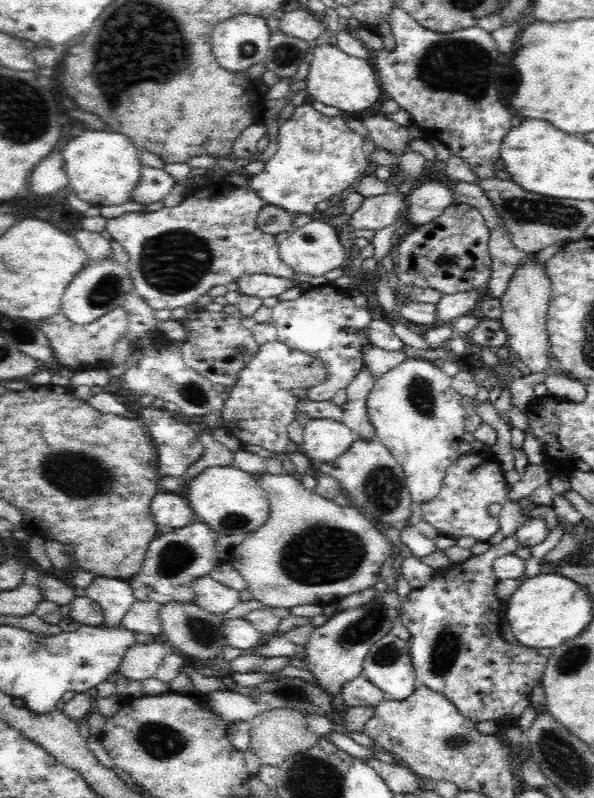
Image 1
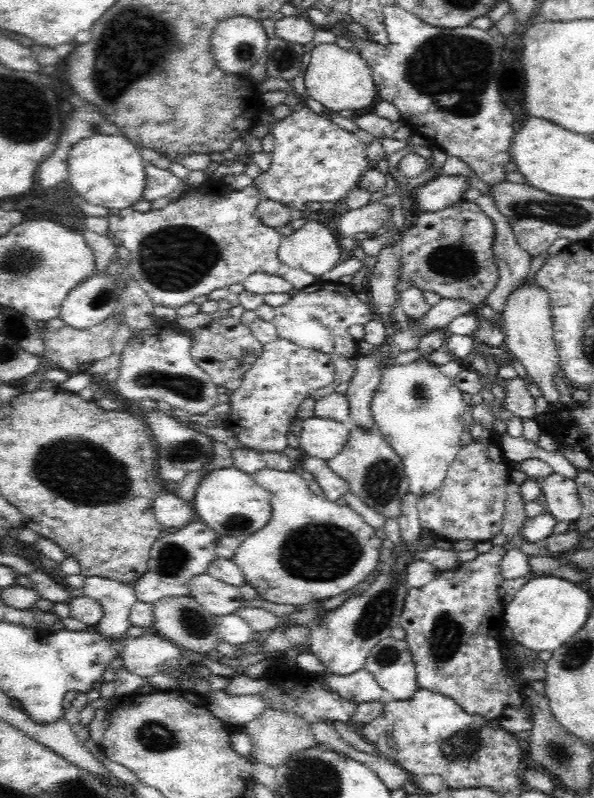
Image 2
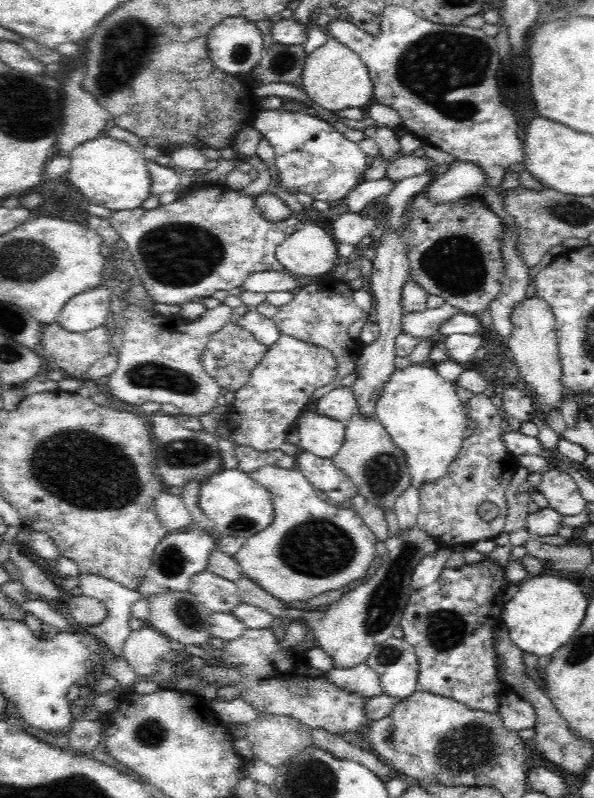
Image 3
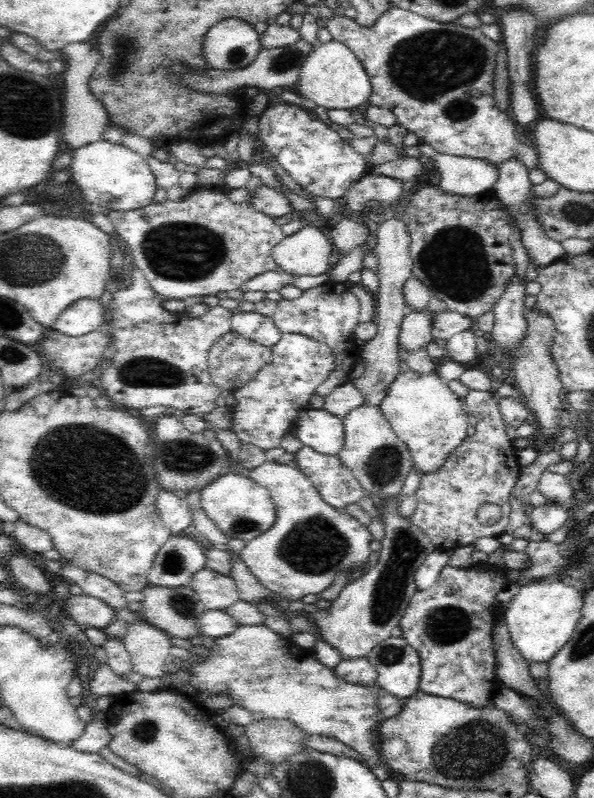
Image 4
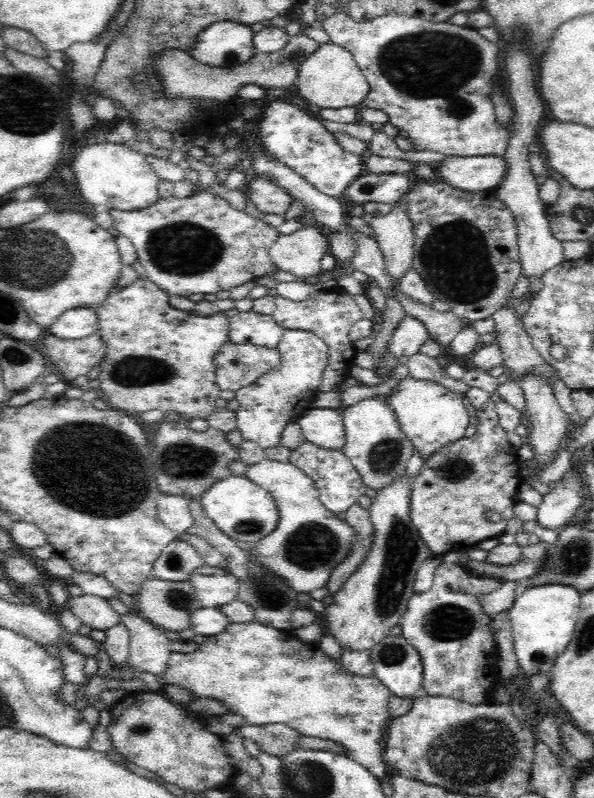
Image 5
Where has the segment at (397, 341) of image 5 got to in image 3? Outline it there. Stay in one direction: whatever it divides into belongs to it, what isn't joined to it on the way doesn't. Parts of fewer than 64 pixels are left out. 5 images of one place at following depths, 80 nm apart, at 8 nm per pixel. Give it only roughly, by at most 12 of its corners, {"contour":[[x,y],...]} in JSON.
{"contour":[[445,302],[424,312],[405,313],[404,334],[430,340],[458,309]]}

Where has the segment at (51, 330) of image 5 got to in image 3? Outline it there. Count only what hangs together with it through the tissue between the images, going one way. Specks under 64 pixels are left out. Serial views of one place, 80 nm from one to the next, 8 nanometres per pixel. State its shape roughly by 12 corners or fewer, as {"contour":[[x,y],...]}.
{"contour":[[114,283],[66,302],[57,323],[86,332],[104,325]]}

